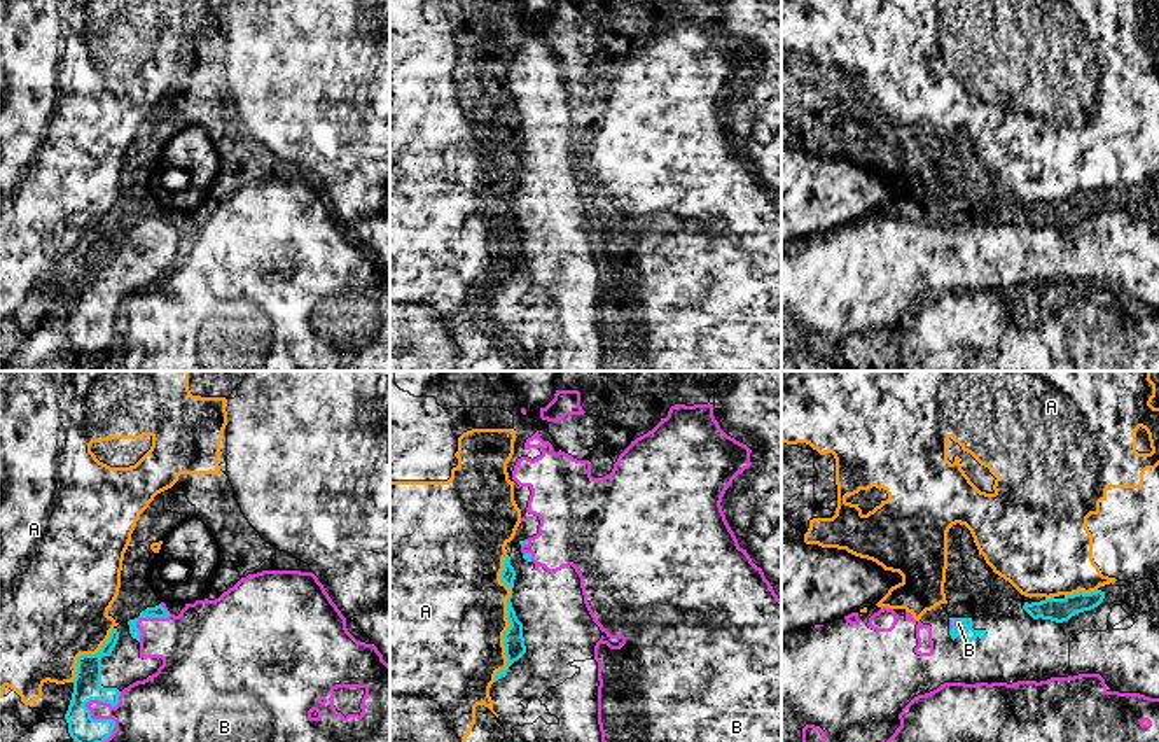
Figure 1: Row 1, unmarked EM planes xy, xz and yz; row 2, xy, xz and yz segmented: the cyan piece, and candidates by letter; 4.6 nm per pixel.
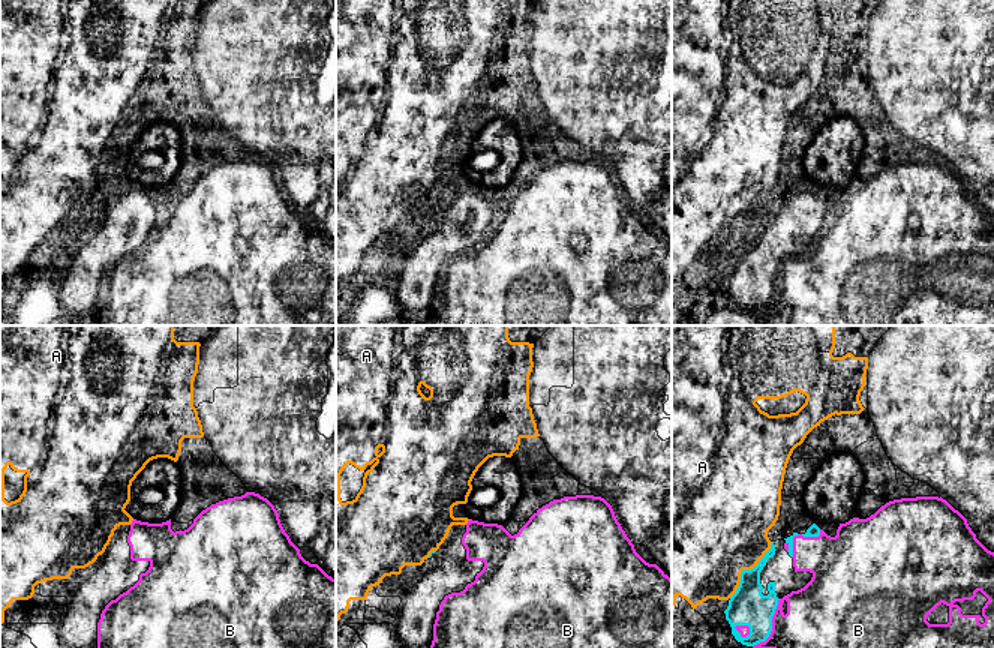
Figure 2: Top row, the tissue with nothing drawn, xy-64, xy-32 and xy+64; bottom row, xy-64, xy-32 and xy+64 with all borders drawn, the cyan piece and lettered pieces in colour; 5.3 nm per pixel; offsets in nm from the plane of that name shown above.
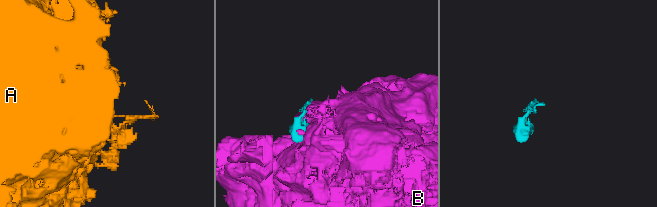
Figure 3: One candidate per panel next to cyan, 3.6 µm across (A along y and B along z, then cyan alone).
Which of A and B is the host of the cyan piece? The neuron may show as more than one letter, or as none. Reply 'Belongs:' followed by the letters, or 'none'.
Belongs: none

